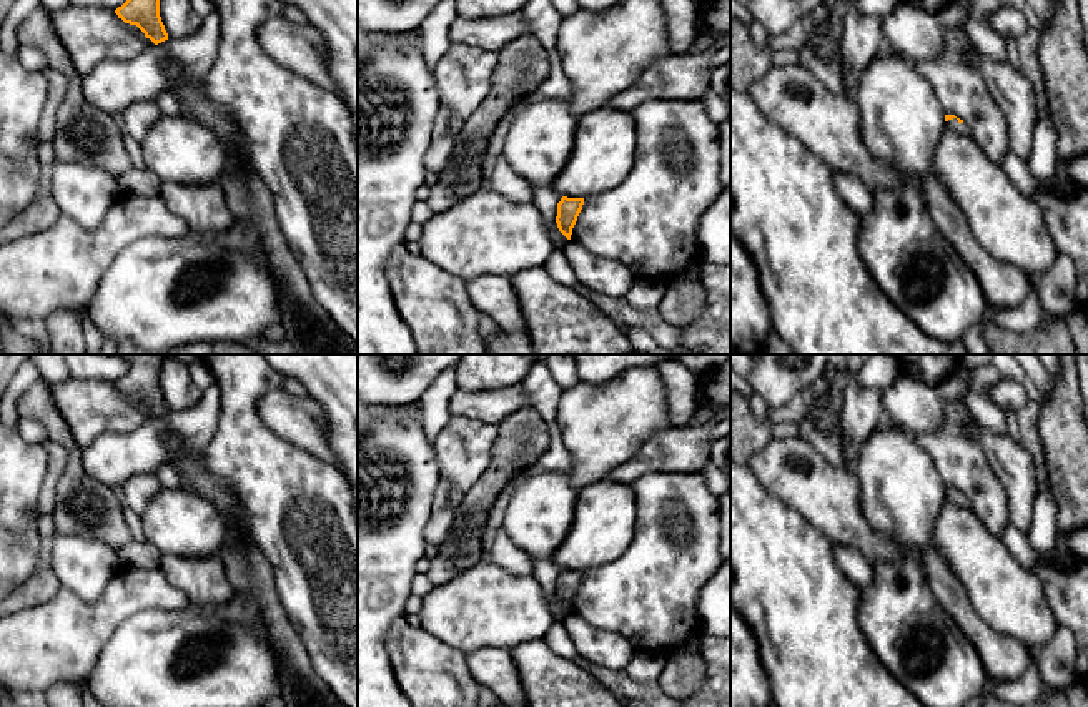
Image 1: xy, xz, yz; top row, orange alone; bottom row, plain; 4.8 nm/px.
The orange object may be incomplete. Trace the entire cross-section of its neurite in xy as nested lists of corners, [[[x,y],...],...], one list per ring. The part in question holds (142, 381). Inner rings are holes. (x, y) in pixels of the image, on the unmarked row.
[[[118,354],[128,363],[128,373],[115,383],[125,396],[136,398],[155,418],[168,413],[160,389],[160,366],[165,354]]]

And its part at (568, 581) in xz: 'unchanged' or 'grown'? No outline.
unchanged

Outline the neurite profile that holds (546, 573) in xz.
[[[546,559],[532,561],[532,566],[534,566],[534,577],[546,592],[546,599],[549,602],[549,609],[554,616],[554,620],[564,622],[569,612],[559,604],[556,596],[557,576],[561,574],[562,569],[554,561]]]

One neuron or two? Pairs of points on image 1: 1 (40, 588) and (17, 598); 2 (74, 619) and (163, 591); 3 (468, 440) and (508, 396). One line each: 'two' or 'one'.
1: one
2: one
3: two

